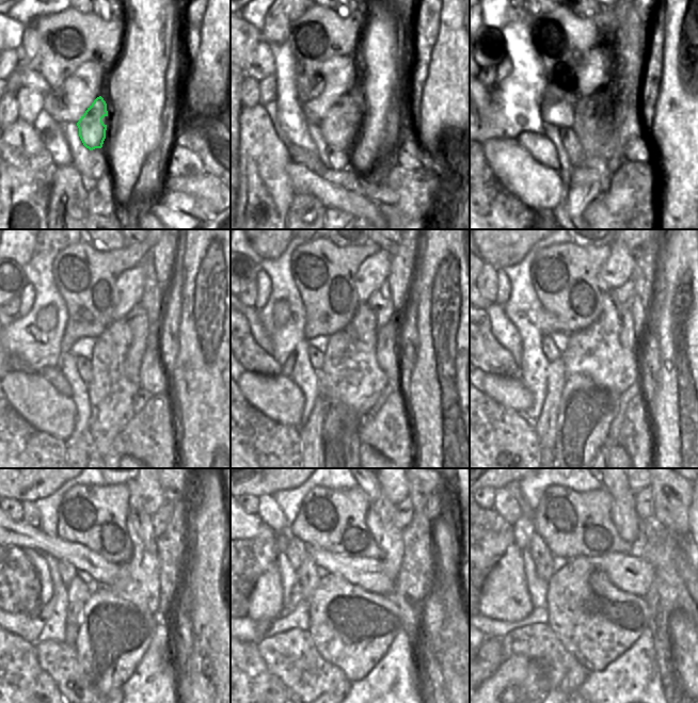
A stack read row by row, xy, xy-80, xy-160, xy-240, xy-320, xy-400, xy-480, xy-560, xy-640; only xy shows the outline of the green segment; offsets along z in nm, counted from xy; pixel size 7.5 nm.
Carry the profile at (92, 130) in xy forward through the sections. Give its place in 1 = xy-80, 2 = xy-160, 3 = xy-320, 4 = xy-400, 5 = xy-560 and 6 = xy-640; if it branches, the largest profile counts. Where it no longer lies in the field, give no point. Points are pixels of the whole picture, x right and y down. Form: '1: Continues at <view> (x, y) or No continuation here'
1: Continues at xy-80 (331, 129)
2: Continues at xy-160 (605, 134)
3: Continues at xy-320 (380, 303)
4: Continues at xy-400 (622, 297)
5: Continues at xy-560 (403, 511)
6: Continues at xy-640 (644, 498).

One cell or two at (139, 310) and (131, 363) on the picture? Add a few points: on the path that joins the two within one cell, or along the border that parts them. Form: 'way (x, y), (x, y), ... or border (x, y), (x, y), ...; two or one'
way (139, 323), (139, 344), (136, 350); one

